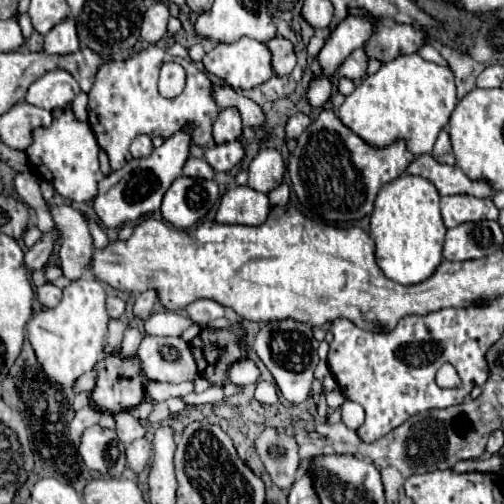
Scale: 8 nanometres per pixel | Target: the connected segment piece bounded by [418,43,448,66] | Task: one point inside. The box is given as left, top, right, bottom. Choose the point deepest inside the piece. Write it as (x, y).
(430, 53)

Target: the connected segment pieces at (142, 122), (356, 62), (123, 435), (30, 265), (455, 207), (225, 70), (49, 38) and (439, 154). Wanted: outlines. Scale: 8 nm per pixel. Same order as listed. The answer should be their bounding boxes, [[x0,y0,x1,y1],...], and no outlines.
[[88,45,218,171],[338,49,368,79],[114,411,146,445],[24,231,60,271],[440,195,498,227],[204,37,272,89],[44,17,78,55],[432,131,455,165]]

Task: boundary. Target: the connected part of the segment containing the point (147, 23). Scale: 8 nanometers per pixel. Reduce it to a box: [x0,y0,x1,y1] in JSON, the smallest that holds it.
[142,3,170,43]

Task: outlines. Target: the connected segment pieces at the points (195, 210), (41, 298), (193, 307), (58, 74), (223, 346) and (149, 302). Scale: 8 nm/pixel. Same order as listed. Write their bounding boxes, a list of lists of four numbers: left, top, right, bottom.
[[162,177,218,229],[36,283,62,309],[186,299,224,325],[26,69,80,111],[192,329,246,385],[134,291,156,319]]

